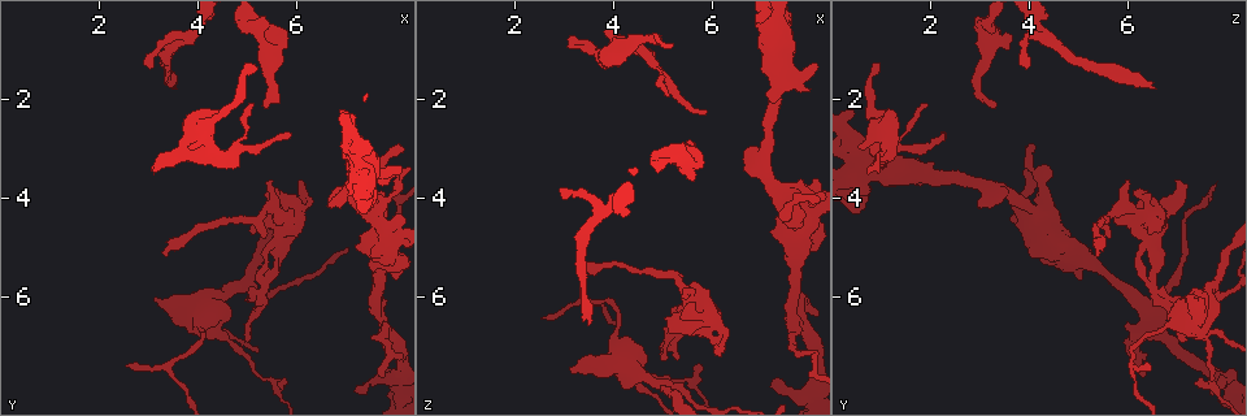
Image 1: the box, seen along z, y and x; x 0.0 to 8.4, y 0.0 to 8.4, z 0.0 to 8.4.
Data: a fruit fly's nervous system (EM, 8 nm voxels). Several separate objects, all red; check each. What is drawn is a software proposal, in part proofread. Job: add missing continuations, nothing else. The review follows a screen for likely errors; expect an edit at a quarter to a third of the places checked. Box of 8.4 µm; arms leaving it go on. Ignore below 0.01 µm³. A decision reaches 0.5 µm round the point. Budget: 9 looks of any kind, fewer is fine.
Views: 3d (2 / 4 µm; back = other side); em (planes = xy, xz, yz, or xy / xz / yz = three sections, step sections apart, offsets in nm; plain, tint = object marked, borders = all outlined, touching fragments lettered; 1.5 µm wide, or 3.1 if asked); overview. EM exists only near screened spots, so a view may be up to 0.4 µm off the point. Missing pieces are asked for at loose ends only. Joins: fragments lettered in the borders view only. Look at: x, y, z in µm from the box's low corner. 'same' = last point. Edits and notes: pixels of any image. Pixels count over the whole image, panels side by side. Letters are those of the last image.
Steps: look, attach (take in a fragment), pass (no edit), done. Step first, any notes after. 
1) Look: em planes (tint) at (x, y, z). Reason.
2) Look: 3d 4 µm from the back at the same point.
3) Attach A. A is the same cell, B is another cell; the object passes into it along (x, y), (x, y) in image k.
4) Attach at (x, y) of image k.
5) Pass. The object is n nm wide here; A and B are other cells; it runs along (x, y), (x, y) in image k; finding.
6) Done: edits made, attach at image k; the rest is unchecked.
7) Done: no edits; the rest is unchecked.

Look: em xz step 4 (tint) at (5.15, 2.10, 1.95). Free end.

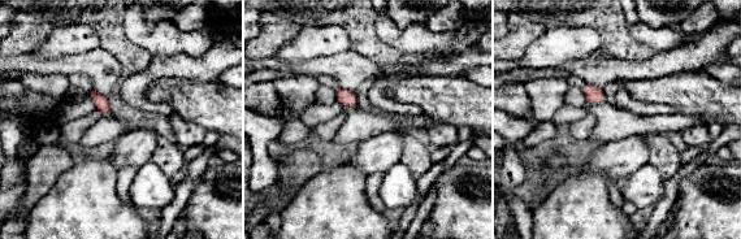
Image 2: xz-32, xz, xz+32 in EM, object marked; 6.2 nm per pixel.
Look: em planes (borders) at the same point. Another direction.

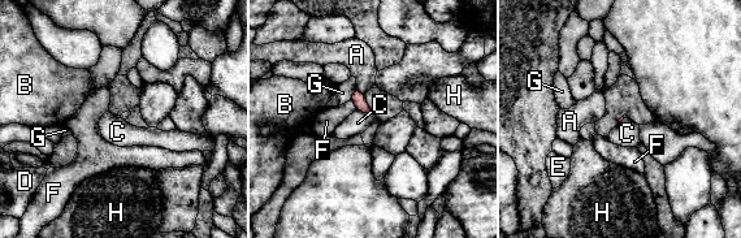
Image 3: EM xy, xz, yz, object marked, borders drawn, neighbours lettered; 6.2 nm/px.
Pass. The longest contact is with C, 100 nm; A, B, C, D, E, F, G and H are other cells; a border runs along (356, 109), (371, 113) in image 3; none of them fits.

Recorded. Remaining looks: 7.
Look: em yz step 8 (tint) at (6.70, 4.20, 3.00).

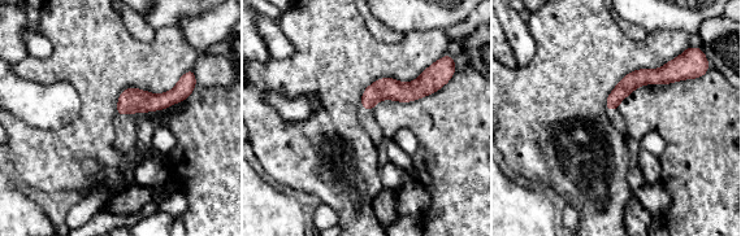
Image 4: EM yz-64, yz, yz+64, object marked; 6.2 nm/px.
Look: em planes (borders) at the same point. Cut it another way.

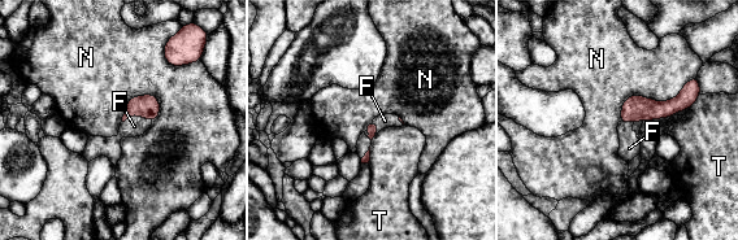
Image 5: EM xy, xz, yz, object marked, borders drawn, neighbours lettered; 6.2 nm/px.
Attach F. F is the same cell, N and T are other cells; the object passes into it along (147, 107), (137, 113), (134, 126) in image 5; it goes on there.

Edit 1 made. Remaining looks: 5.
Look: overview.

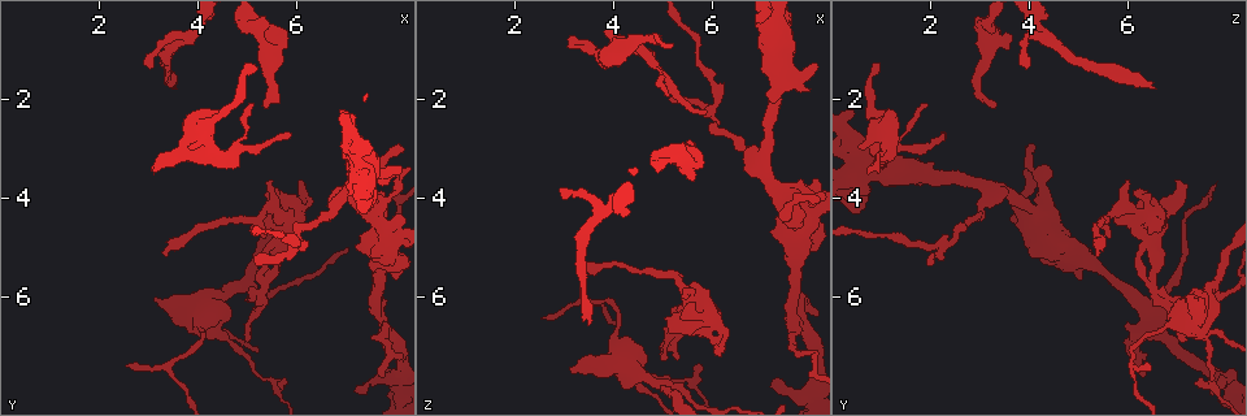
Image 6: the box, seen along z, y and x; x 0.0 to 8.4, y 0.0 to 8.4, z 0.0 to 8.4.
Look: em xz step 4 (borders) at (3.10, 1.35, 3.95). Branch stops here.

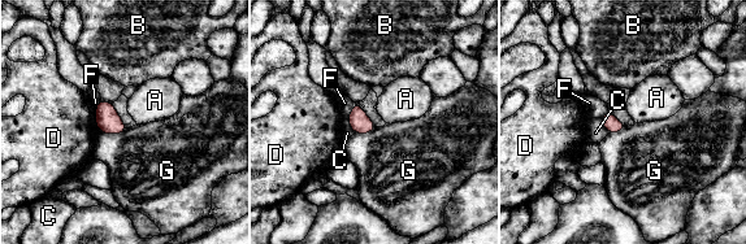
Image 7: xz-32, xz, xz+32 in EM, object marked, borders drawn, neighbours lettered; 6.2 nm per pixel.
Look: em planes (borders) at the same point. Cut it another way.

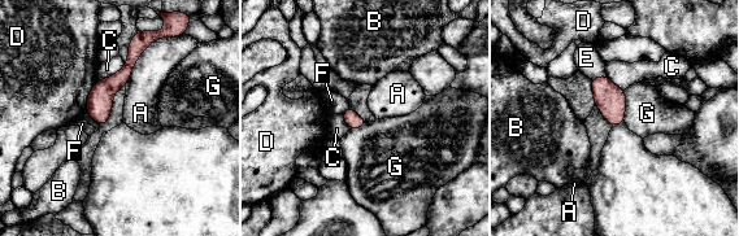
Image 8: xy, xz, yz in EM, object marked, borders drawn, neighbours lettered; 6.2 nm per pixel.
Pass. The object is 100 nm wide here; A, B, C, D, E, F and G are other cells; a border runs along (125, 62), (116, 73), (98, 81) in image 8; no lettered fragment goes on from it.

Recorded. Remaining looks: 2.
Look: em xy step 8 (borders) at (3.35, 5.15, 5.30). Free end.

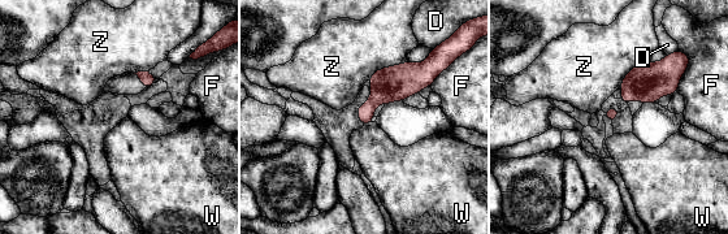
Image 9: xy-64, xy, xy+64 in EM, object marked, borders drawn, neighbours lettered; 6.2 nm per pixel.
Pass. The object is 80 nm wide here; D, F, W and Z are other cells; a border runs along (372, 122), (363, 126) in image 9; no lettered fragment goes on from it.

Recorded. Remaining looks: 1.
Done: edits made, attach at image 5; the rest is unchecked.

